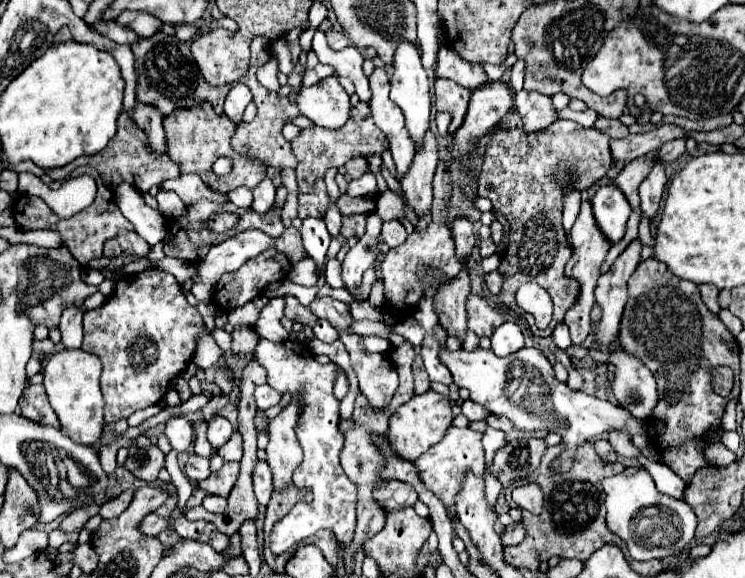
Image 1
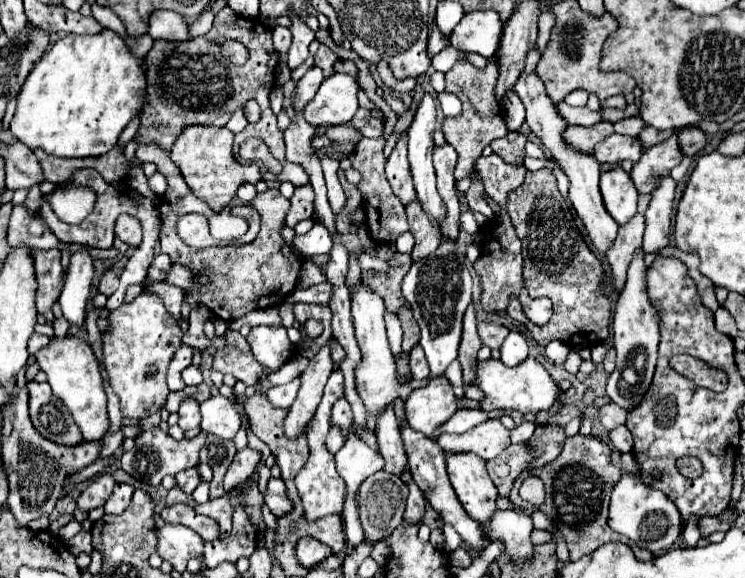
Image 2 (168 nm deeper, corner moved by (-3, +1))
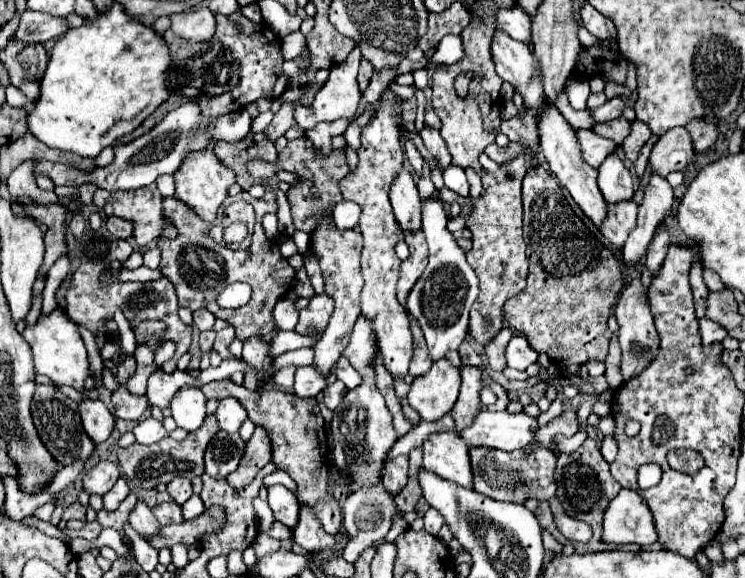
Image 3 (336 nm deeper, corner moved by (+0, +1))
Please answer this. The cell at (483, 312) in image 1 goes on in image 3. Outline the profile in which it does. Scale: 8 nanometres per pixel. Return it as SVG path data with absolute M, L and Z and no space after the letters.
M505 327L499 333L499 337L495 337L495 341L491 341L491 345L485 347L485 355L487 355L489 367L493 371L503 371L507 367L507 363L505 363L505 347L511 341L511 337L513 337L513 331Z

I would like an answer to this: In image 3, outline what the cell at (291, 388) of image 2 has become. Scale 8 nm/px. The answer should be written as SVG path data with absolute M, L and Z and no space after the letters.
M315 365L299 367L295 373L295 395L297 397L317 397L327 387L327 375Z

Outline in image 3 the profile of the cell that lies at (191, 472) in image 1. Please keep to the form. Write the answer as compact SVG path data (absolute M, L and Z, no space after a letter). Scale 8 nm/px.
M179 477L179 479L175 479L175 481L171 481L171 483L167 485L167 493L173 497L173 501L175 501L177 505L183 505L183 503L193 495L193 493L191 493L191 481Z

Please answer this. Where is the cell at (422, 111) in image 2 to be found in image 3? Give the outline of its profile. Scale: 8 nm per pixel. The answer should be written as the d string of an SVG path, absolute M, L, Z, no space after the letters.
M427 199L423 205L423 233L429 243L429 265L421 279L409 293L407 307L411 317L421 323L425 341L433 361L445 357L447 351L457 349L467 337L469 309L479 295L479 281L471 265L465 261L465 253L457 247L453 235L447 231L449 215L439 199Z

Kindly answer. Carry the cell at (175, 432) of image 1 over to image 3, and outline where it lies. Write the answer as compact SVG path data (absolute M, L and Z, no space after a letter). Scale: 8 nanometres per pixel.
M181 387L173 401L171 401L171 411L173 411L173 419L177 421L177 425L185 431L195 431L201 427L203 419L205 419L205 395L199 387Z

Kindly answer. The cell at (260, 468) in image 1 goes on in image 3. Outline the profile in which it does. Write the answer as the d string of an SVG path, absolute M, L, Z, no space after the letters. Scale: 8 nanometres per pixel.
M283 485L269 487L269 505L275 513L275 519L287 527L295 527L299 521L299 501L297 497Z

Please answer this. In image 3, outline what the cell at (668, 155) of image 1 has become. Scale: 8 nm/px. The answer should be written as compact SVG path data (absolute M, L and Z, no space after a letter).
M695 119L687 125L687 131L693 137L695 151L707 151L719 137L719 129L715 123L705 121L705 119Z

